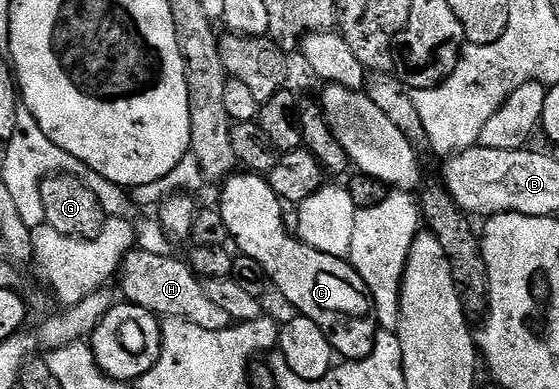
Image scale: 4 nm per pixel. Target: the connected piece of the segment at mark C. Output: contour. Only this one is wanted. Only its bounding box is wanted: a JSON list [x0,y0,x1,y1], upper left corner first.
[219,171,379,361]

